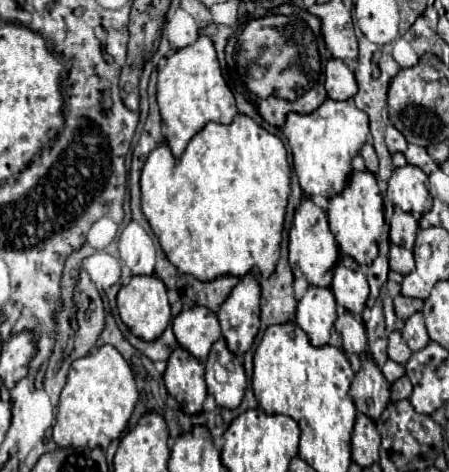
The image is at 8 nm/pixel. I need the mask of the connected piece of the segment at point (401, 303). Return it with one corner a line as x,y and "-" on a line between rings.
403,295
395,297
395,315
401,321
407,321
413,313
417,313
421,309
423,309
421,299
409,299
409,297
403,297

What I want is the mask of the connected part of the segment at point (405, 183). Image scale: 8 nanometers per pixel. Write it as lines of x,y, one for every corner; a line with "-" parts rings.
413,165
395,169
389,179
387,191
397,207
413,213
415,217
421,217
433,205
433,199
427,191
427,175

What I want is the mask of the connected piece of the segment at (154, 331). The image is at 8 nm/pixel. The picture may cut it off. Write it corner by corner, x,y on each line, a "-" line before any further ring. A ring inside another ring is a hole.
155,273
131,277
131,281
127,285
123,285
117,293
117,309
119,309
121,321
131,329
131,333
135,333
137,337
141,337
145,341
157,339
165,331
165,327
171,319
171,309
169,309
169,301
167,301
167,287

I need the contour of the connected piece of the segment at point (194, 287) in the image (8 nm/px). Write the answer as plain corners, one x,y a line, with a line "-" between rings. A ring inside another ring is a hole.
183,273
179,275
177,291
185,307
205,305
207,309
217,311
225,301
225,297
229,295
229,291
237,285
237,281
239,277
233,277
233,275
221,275
213,281
199,281
193,275

